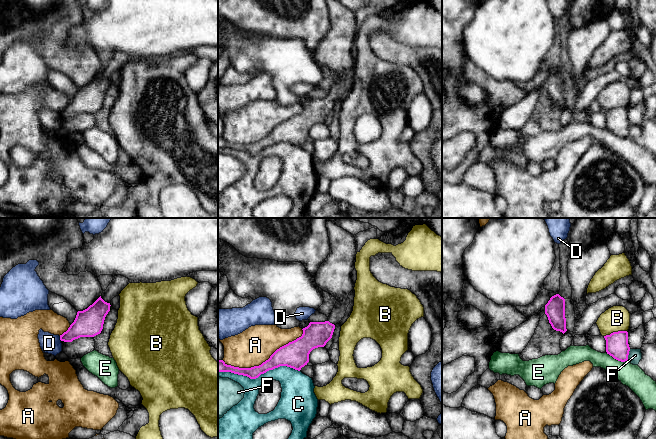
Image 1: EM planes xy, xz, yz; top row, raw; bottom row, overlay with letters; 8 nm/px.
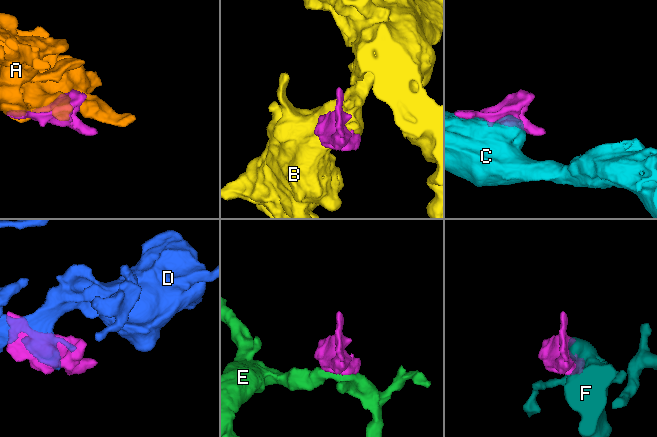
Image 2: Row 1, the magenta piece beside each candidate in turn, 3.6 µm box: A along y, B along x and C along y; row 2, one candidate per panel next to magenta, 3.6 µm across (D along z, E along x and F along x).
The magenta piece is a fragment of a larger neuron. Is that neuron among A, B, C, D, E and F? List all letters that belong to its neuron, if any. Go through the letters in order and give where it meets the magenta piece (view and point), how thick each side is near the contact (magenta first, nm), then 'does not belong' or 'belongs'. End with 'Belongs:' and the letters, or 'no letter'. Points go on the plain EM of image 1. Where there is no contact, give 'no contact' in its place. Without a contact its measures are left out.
A: xz (265, 137) | 220/300 nm | does not belong
B: yz (615, 108) | 180/200 nm | does not belong
C: xz (258, 152) | 140/170 nm | does not belong
D: xy (60, 114) | 220/160 nm | does not belong
E: yz (617, 135) | 180/180 nm | does not belong
F: yz (627, 131) | 180/110 nm | does not belong
Belongs: no letter

